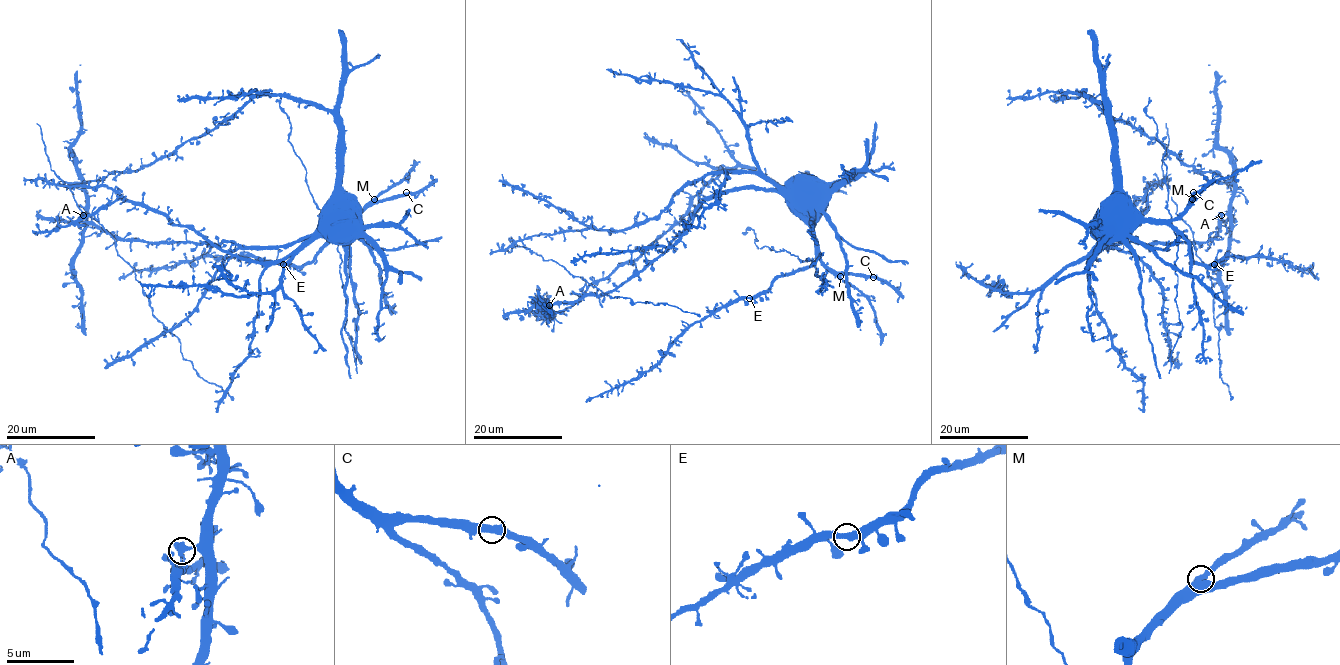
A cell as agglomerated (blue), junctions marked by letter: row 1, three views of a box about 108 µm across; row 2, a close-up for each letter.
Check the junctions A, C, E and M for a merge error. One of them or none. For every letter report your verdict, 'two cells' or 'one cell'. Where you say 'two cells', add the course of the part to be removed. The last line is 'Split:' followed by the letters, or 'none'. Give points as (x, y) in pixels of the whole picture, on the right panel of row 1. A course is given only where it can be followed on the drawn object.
A: two cells
C: one cell
E: one cell
M: one cell
Split: A

